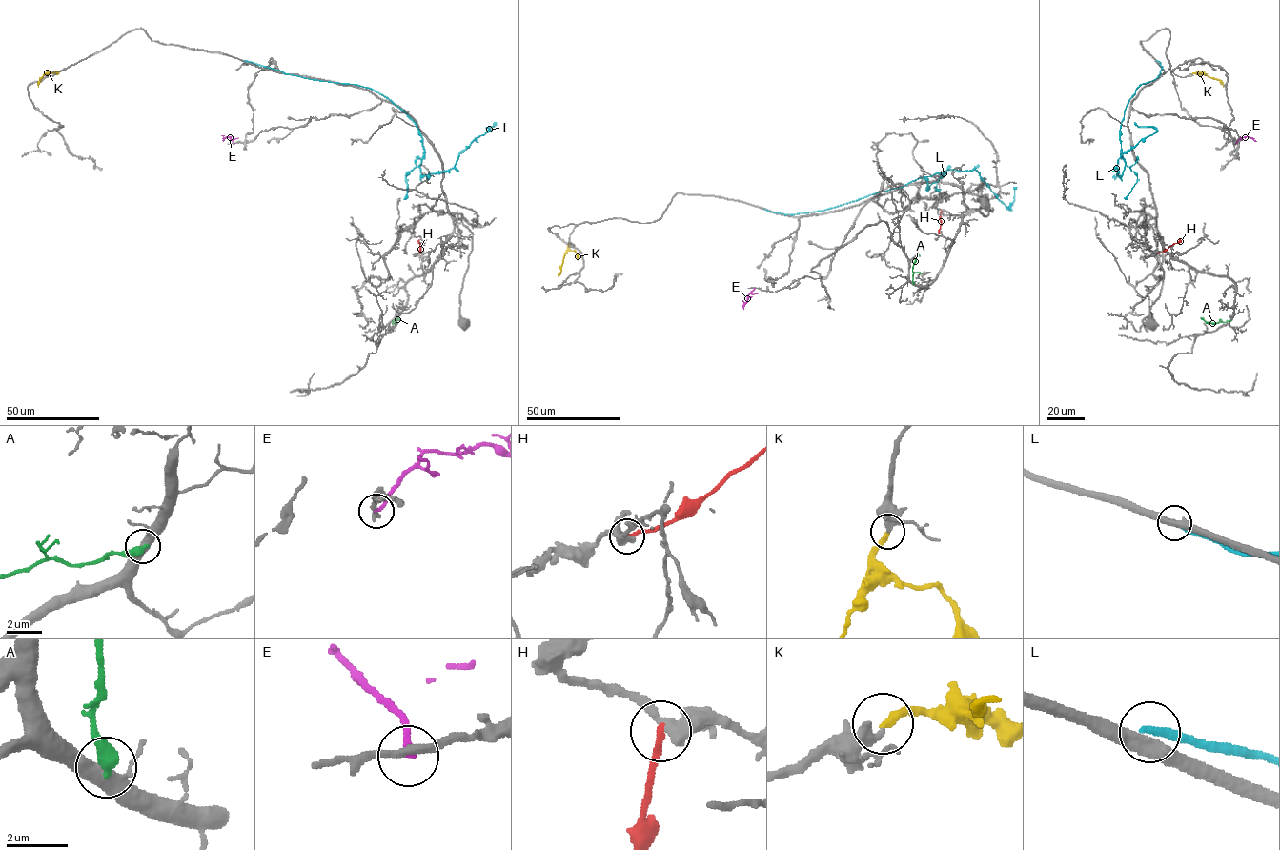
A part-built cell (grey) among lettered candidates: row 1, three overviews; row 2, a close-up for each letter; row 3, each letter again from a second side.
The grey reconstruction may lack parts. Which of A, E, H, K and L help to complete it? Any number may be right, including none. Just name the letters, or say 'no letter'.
K

